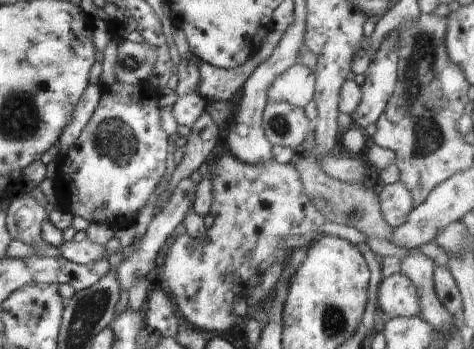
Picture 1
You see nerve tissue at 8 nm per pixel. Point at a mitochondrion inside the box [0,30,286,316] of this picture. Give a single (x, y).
(114, 143)

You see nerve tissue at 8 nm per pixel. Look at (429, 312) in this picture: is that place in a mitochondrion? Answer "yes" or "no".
no

